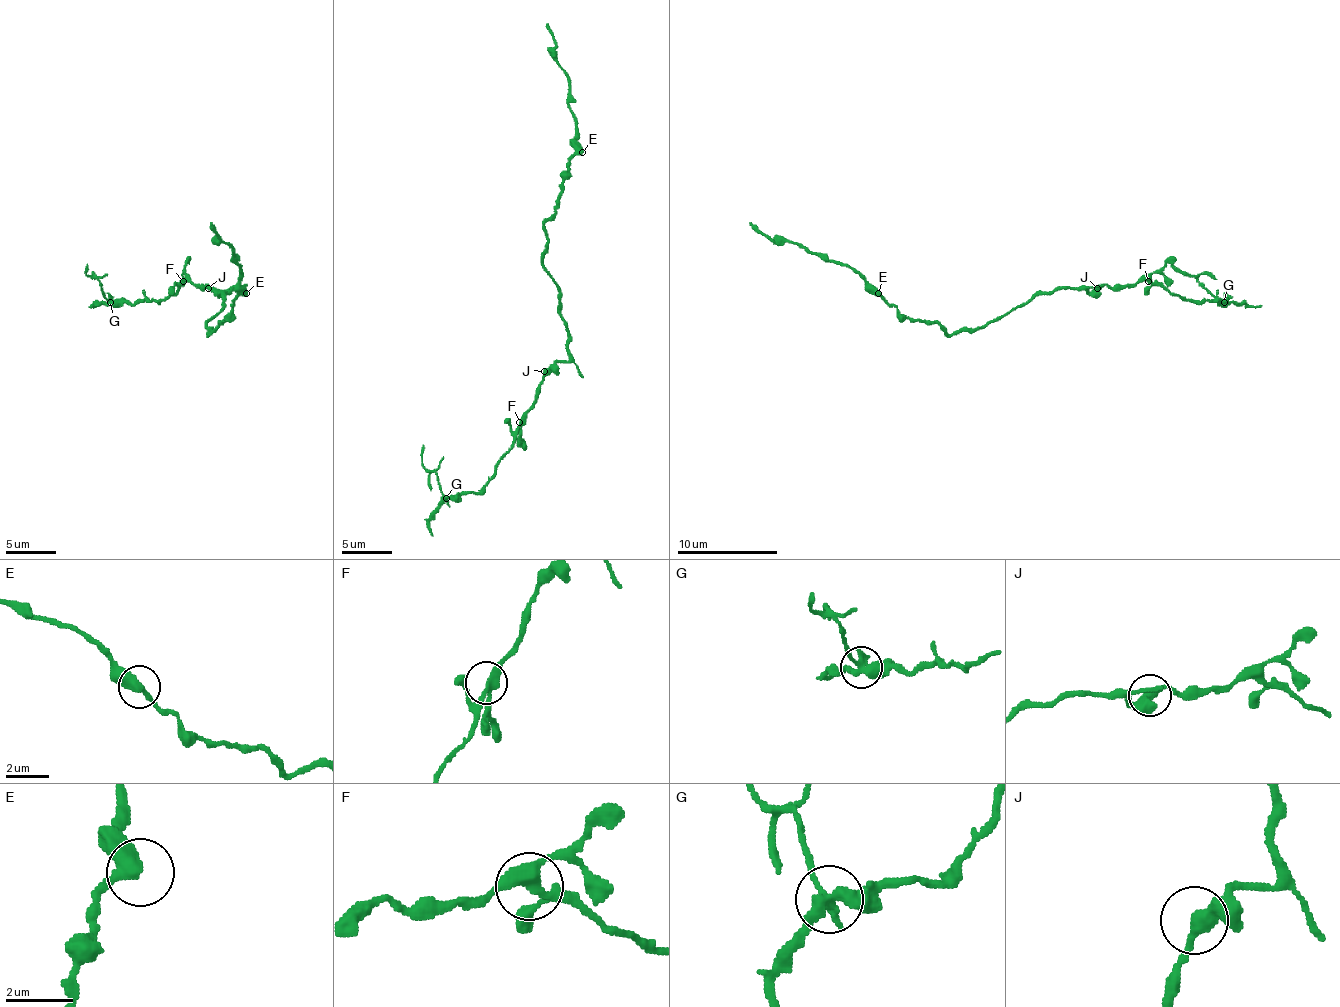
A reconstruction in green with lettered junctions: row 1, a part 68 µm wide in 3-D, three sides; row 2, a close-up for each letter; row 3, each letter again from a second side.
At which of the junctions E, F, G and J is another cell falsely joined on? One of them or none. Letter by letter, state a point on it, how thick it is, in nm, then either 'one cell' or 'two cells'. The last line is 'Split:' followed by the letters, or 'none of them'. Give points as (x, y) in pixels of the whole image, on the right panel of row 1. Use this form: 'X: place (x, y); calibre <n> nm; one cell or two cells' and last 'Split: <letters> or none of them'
E: place (878, 293); calibre 400 nm; one cell
F: place (1148, 281); calibre 320 nm; one cell
G: place (1224, 302); calibre 360 nm; two cells
J: place (1097, 288); calibre 360 nm; one cell
Split: G

